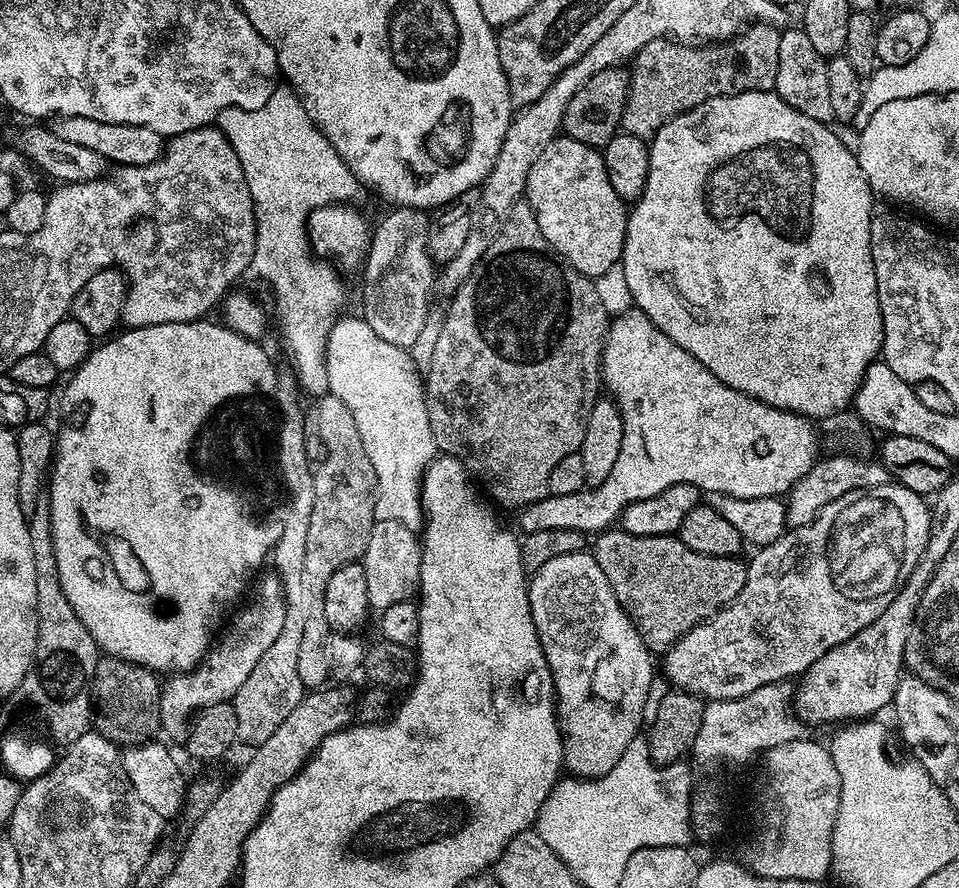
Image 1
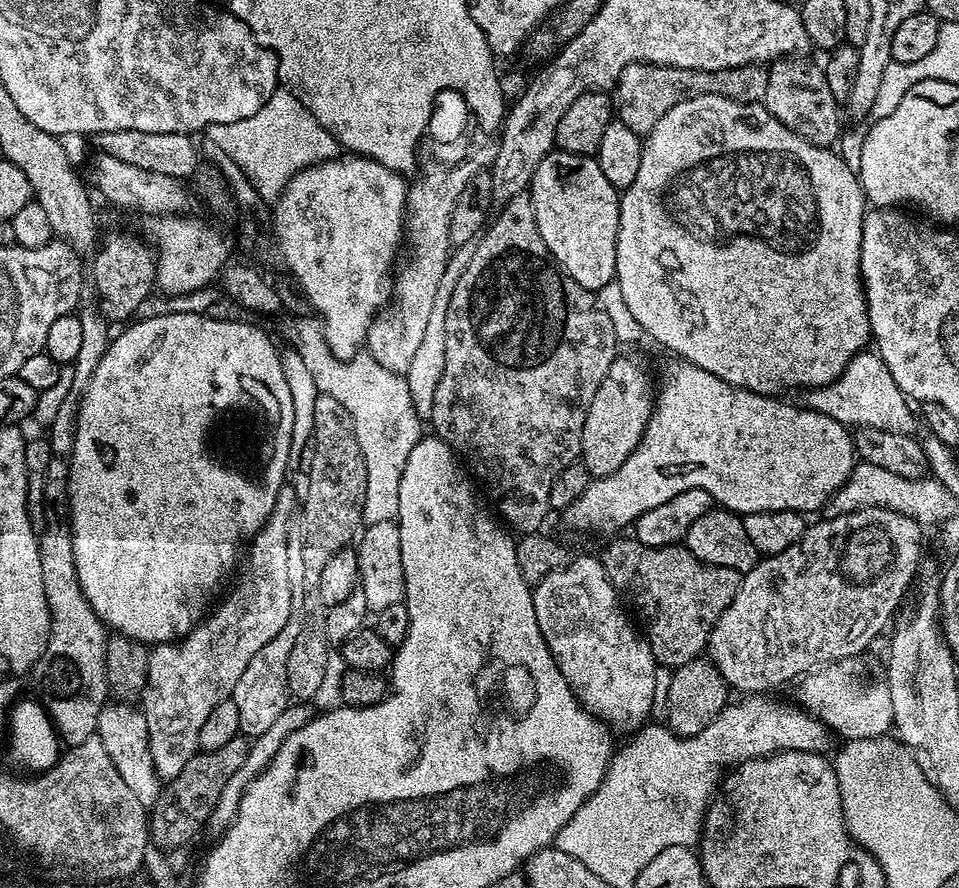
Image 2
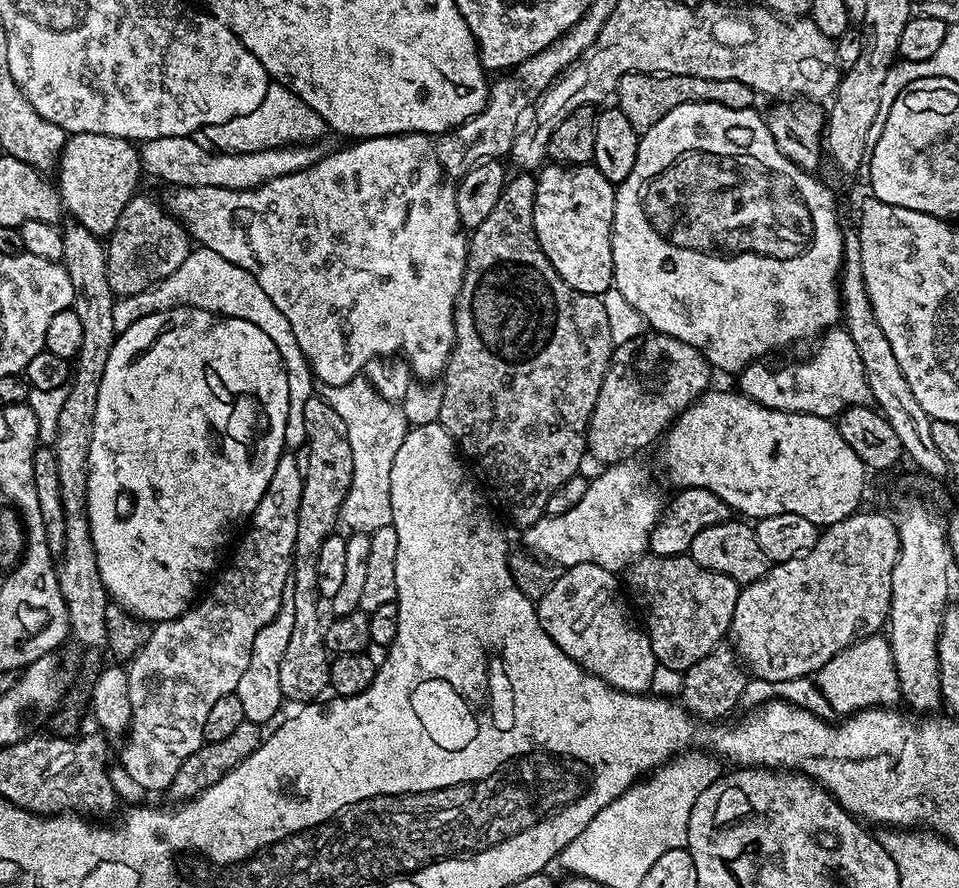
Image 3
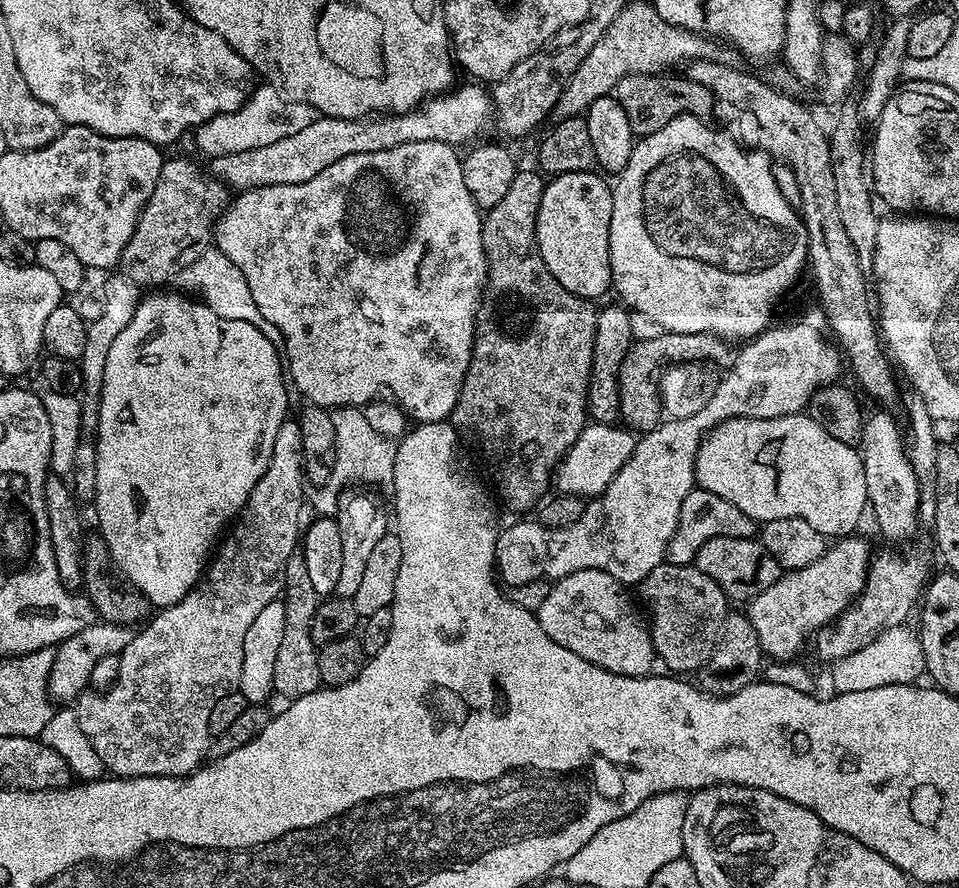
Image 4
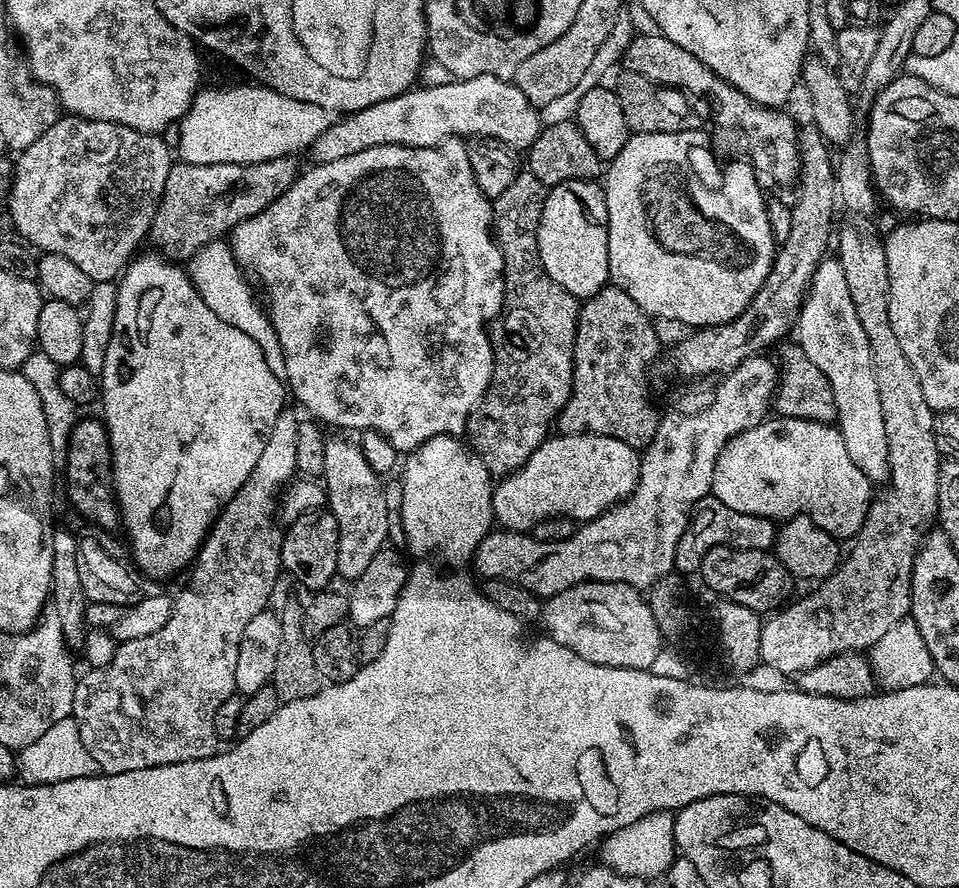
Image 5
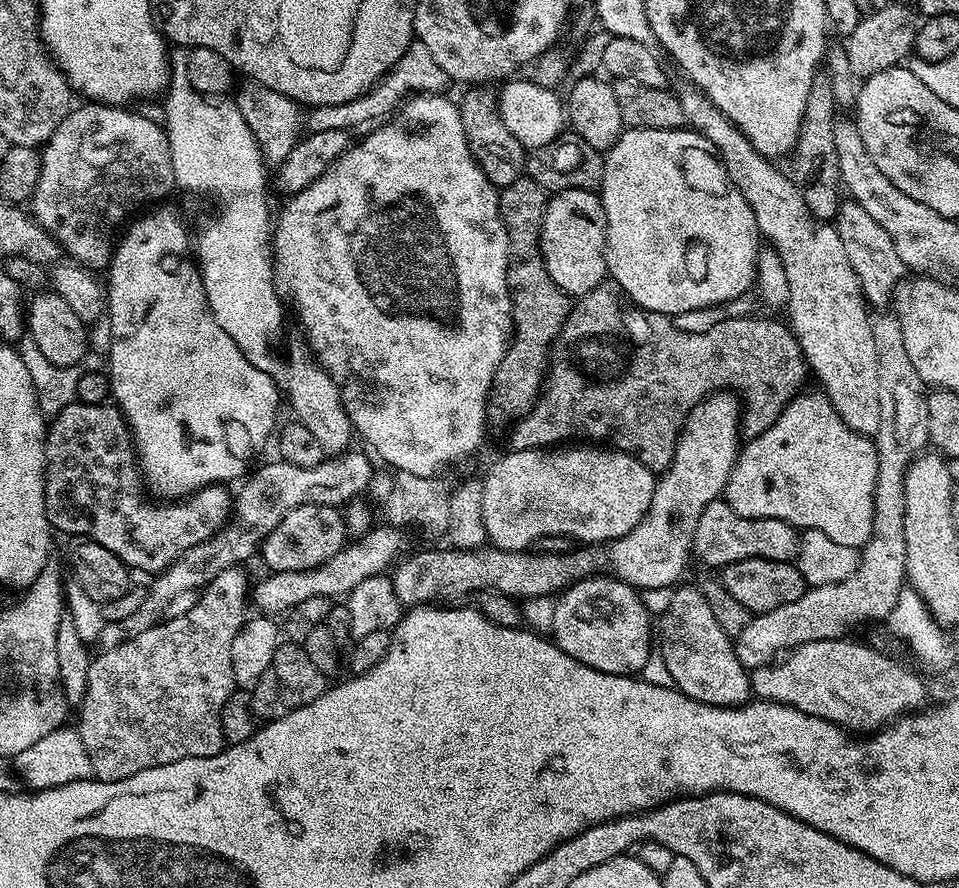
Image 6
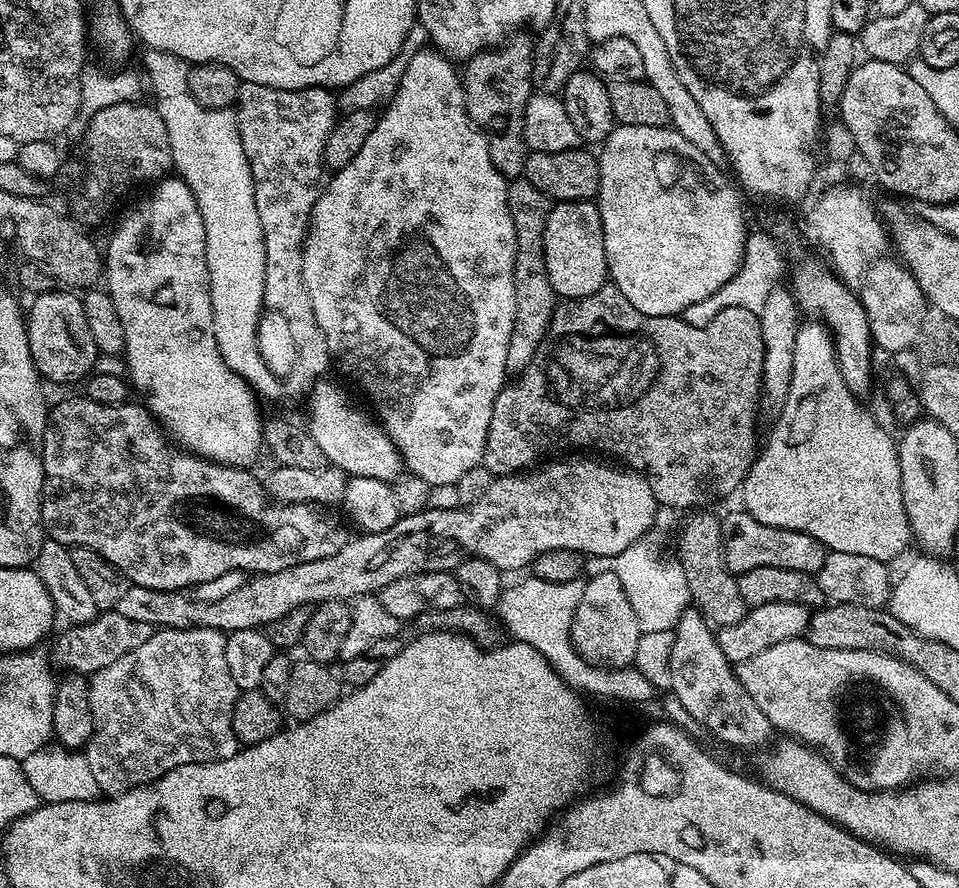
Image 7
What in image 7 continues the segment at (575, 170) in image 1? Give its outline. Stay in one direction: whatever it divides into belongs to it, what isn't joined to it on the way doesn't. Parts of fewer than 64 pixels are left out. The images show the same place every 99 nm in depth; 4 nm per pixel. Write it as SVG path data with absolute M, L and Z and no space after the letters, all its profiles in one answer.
M562 200L548 209L544 231L546 270L557 297L577 300L609 279L600 209L590 200Z

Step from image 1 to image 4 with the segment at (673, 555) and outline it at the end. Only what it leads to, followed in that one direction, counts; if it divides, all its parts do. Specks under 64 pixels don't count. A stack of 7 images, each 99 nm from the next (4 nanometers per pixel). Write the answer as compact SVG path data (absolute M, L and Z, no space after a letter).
M665 562L654 566L654 570L650 570L650 574L646 574L646 578L638 585L638 591L644 595L644 604L648 607L646 616L650 621L652 651L658 657L659 663L661 660L668 667L665 669L672 674L699 673L708 663L712 651L716 649L724 620L730 611L730 601L722 590L722 586L718 586L718 582L714 582L714 578L702 574L702 570L698 570L695 563L669 564Z

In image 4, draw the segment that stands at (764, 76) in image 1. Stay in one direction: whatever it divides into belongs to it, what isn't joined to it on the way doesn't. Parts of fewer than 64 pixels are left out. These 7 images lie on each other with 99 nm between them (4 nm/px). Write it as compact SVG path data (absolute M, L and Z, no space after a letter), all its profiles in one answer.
M643 72L642 74L630 74L622 78L622 82L618 82L614 95L622 106L622 110L626 110L626 119L630 122L633 137L639 138L654 134L662 130L666 122L679 116L708 118L713 115L712 92L706 86L700 86L698 82L688 79L684 74L672 75L676 74Z

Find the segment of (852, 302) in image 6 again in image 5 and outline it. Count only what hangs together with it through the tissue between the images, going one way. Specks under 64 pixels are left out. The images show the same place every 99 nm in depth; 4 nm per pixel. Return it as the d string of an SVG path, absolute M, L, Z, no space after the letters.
M825 258L816 267L800 316L796 319L794 336L806 358L810 358L810 362L814 362L814 366L818 366L818 370L822 370L826 378L830 378L830 390L834 390L834 404L838 406L836 424L840 437L846 442L846 454L854 458L854 466L863 470L873 485L883 485L890 470L886 446L886 418L882 418L882 398L878 398L878 382L874 378L870 342L866 342L866 330L862 330L862 322L858 322L854 298L850 298L850 286L846 286L846 274L842 274L839 259Z

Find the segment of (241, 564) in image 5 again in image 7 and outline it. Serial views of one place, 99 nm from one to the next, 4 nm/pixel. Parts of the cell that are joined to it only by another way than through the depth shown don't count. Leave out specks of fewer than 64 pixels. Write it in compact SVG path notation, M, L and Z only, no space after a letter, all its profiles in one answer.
M163 628L153 631L150 638L146 638L146 642L142 642L142 646L138 646L138 650L134 650L130 654L122 654L122 658L118 658L118 662L113 662L110 666L106 666L106 670L98 670L91 673L88 685L90 686L90 710L92 711L92 717L94 718L94 730L92 736L89 738L86 745L86 755L90 762L90 771L94 773L94 782L98 782L101 793L108 796L116 796L120 792L125 792L131 788L137 788L140 784L149 784L152 780L157 780L165 776L170 770L174 770L178 766L186 766L187 764L201 764L202 762L214 762L215 760L221 760L222 758L230 758L238 750L238 741L234 734L234 728L232 726L232 710L234 708L234 702L240 697L241 688L234 682L234 678L230 678L230 669L226 666L226 636L225 633L212 628Z

